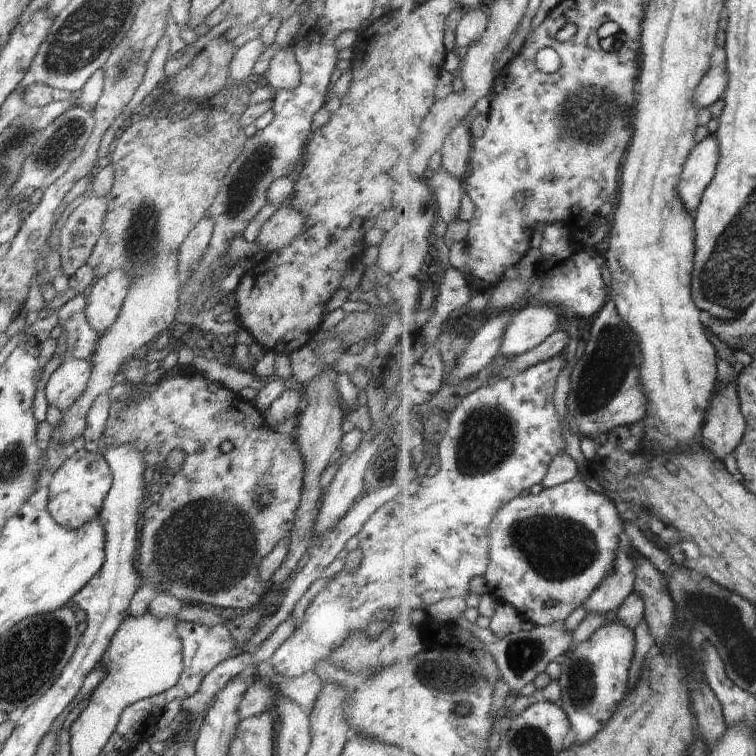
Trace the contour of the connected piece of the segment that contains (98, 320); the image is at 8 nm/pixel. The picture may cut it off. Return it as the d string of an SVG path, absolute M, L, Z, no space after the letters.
M115 270L106 276L95 278L87 296L85 315L88 324L98 335L105 333L119 317L123 300L130 283L128 275Z

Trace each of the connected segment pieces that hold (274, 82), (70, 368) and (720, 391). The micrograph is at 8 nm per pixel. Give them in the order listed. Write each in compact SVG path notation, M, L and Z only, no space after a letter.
M292 44L275 50L269 58L269 65L264 74L265 83L273 90L290 90L300 82L300 67L295 59Z
M67 357L45 386L49 406L62 412L69 409L84 392L91 372L92 366L88 361Z
M737 375L736 380L729 385L718 384L704 430L704 444L721 459L730 456L732 452L735 454L748 430L746 424Z

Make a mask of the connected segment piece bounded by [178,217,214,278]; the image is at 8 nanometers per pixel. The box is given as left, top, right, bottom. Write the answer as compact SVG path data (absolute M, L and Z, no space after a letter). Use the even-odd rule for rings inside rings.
M204 217L194 225L182 242L178 251L180 275L185 278L192 268L198 264L209 247L213 235L214 221L210 217Z

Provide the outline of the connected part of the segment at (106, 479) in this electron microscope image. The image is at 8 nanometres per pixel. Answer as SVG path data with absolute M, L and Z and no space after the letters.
M84 448L71 450L68 458L47 482L48 512L60 526L77 529L97 518L112 481L113 474L101 452L91 453Z

